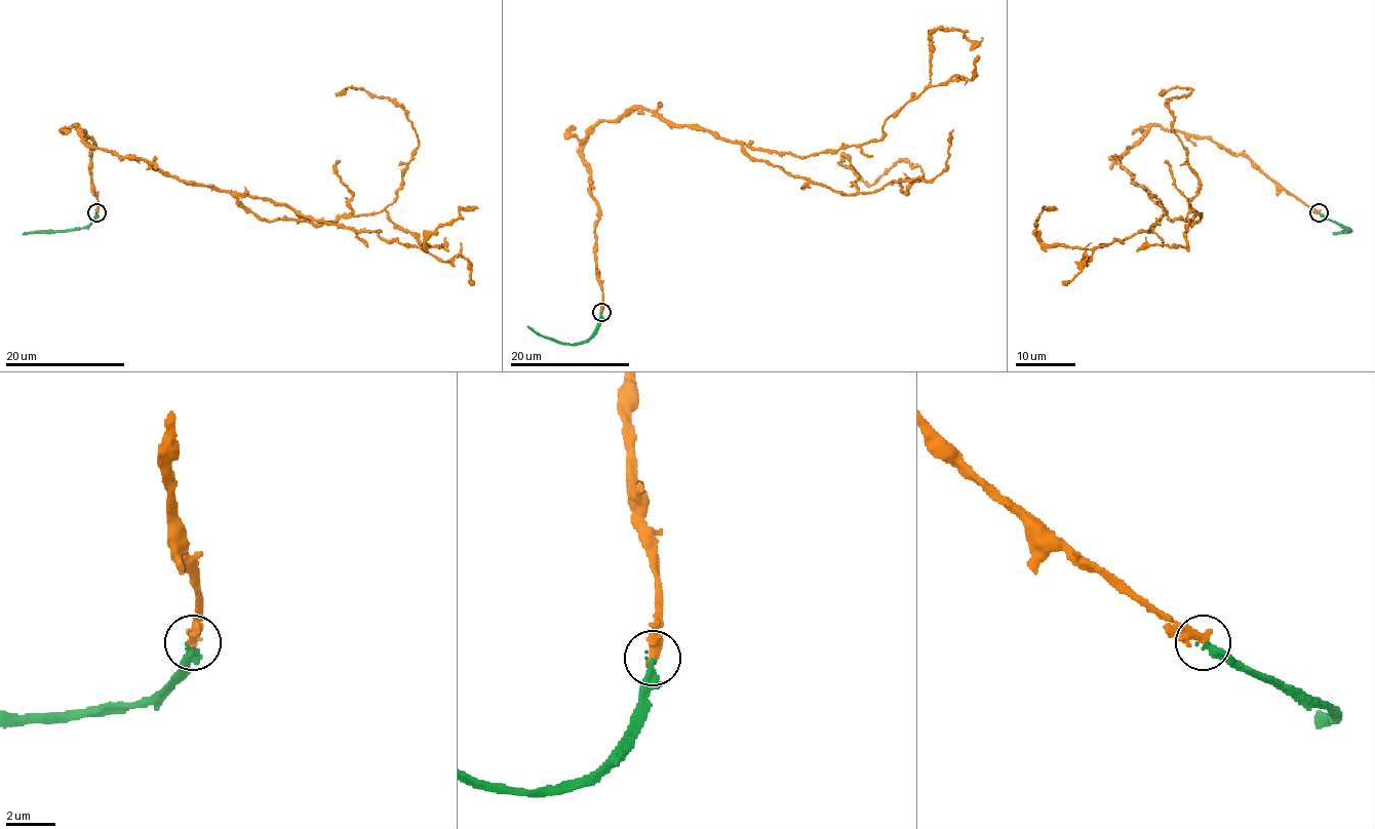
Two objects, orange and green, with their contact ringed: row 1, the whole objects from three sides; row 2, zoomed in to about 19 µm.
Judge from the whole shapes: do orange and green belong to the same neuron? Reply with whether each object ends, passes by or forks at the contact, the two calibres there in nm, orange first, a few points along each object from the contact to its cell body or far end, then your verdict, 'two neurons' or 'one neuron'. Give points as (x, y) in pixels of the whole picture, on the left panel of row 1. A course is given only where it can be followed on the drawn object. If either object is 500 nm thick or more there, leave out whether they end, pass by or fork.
orange ends | green ends | 400/280 nm | orange via (95, 213), (78, 126), (268, 221), (379, 213), (418, 135), (384, 97), (336, 94) | green via (95, 213), (88, 224), (73, 230), (23, 234) | one neuron

